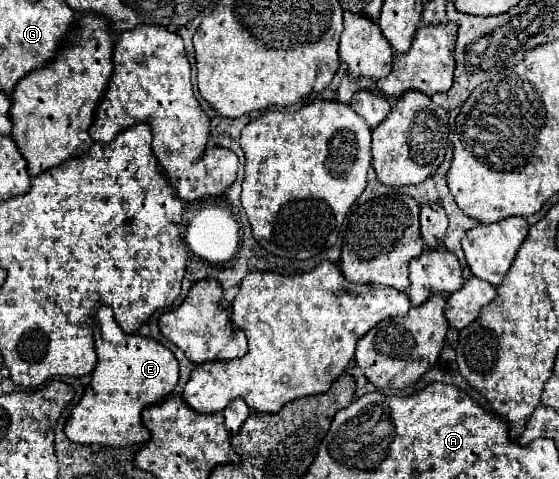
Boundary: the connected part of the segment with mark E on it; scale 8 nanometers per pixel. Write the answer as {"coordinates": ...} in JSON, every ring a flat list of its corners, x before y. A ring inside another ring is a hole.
{"coordinates":[[102,306,96,312,94,318,94,346,96,346,96,354,98,354,98,364,92,372,92,382,86,388,82,400,74,406,70,418,66,420,64,432,68,436,70,442,76,444,100,444,100,446,134,446,134,444,142,444,150,440,150,432,146,428,142,428,142,420,140,420,140,412,150,406,150,404,158,404,162,402,168,394,172,394,174,386,178,384,178,360,174,358,174,354,158,344,152,338,144,338,140,334,126,334,122,332,122,328,116,324,114,316,112,316,112,308]]}

